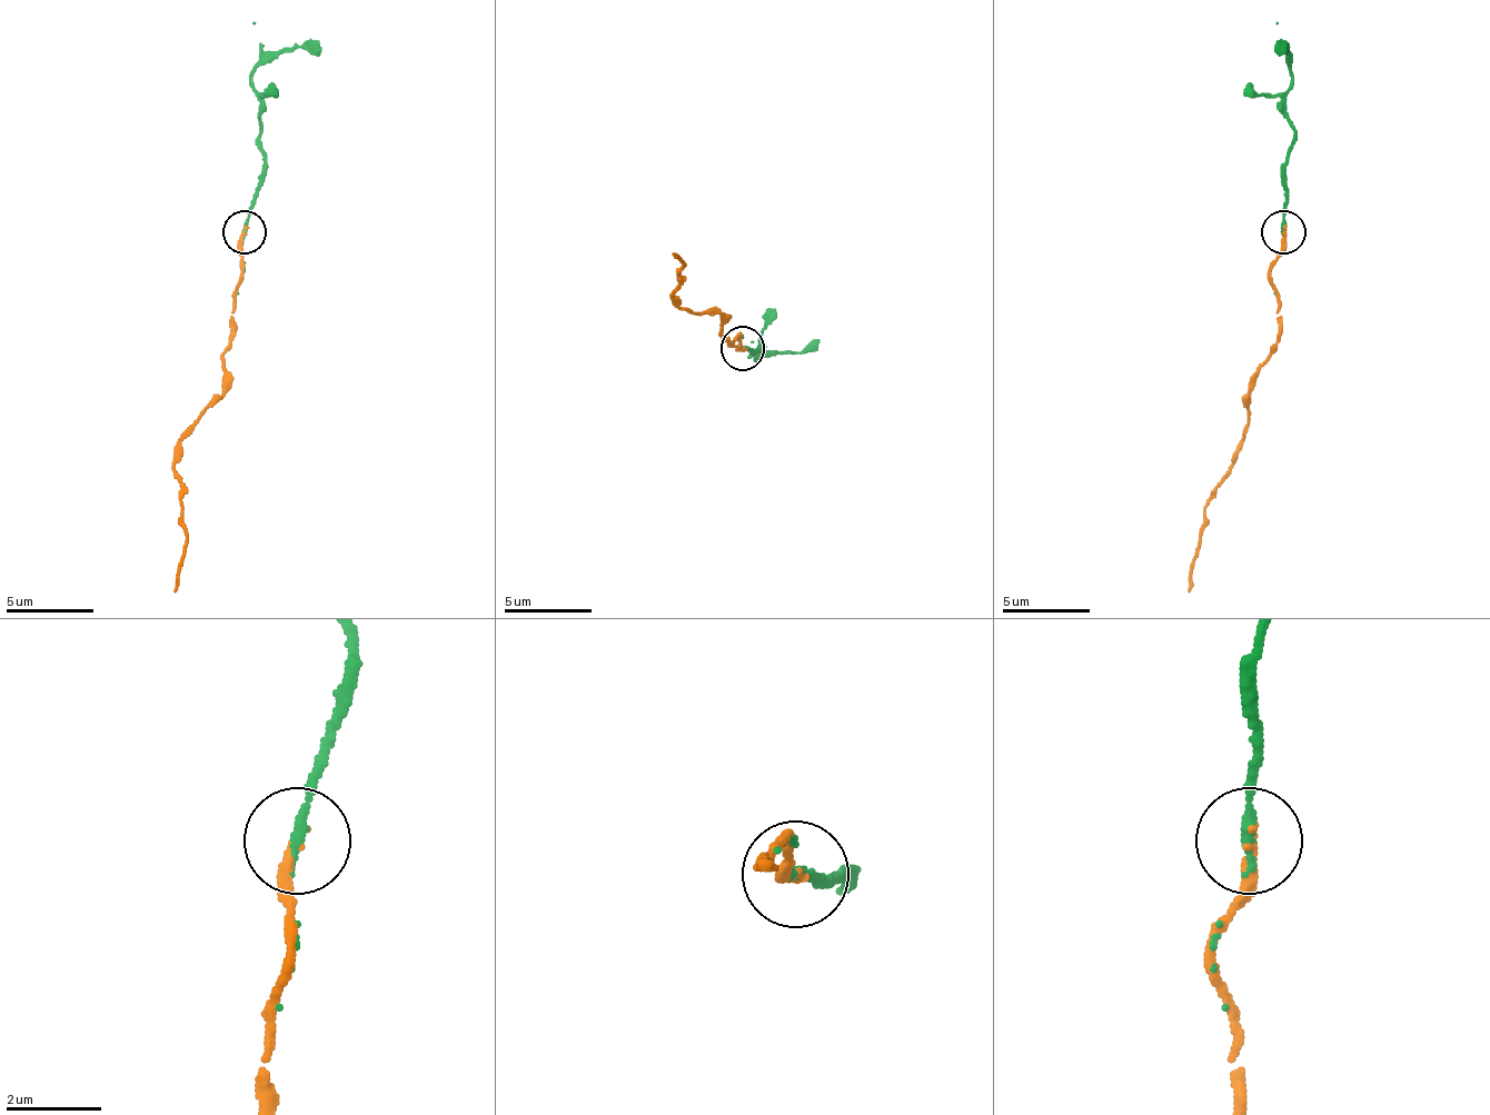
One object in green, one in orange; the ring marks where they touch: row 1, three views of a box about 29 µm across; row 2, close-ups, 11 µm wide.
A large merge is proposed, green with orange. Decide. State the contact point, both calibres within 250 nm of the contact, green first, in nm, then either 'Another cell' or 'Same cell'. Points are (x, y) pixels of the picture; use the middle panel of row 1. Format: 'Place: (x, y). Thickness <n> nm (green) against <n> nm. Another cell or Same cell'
Place: (743, 348). Thickness 240 nm (green) against 200 nm. Same cell

